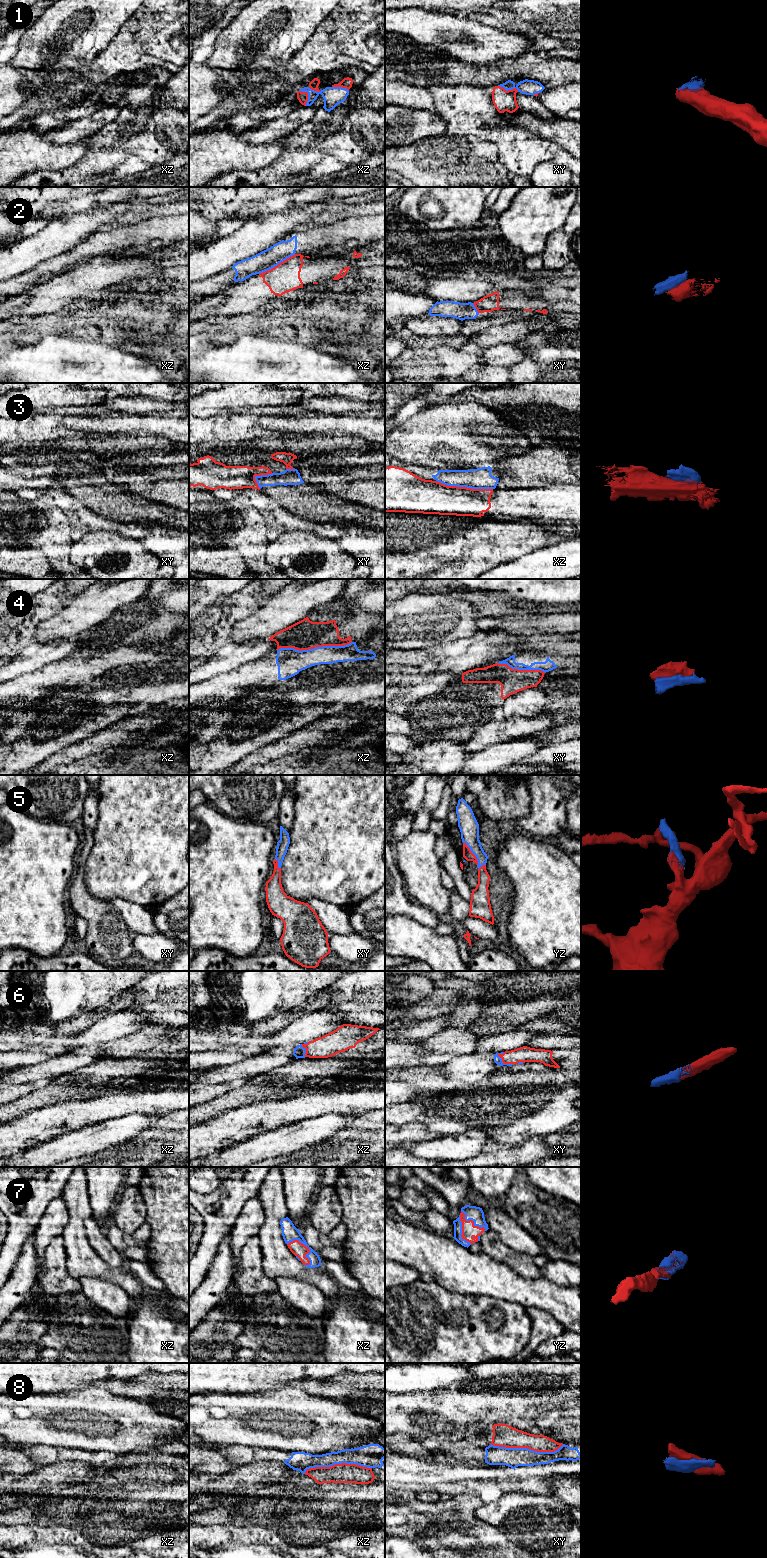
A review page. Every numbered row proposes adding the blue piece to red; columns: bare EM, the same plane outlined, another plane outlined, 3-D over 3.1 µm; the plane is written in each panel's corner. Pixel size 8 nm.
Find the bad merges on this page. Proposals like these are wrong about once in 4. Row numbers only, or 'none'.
2, 3, 4, 8

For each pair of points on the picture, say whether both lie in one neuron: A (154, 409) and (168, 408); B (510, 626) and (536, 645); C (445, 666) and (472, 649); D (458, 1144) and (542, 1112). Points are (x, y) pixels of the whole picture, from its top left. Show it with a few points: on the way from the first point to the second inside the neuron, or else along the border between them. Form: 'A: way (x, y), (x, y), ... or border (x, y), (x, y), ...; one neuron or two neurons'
A: way (157, 408), (165, 408); one neuron
B: border (551, 634), (531, 635), (528, 637); two neurons
C: way (452, 664), (459, 662), (465, 656); one neuron
D: border (461, 1133), (471, 1129), (480, 1129), (493, 1142); two neurons

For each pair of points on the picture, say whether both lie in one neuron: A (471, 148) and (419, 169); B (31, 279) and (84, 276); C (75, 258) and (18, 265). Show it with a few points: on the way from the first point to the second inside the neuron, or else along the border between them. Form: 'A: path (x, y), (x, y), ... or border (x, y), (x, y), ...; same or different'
A: path (458, 156), (449, 156), (436, 169), (432, 169); same
B: border (40, 282), (33, 285); different
C: border (62, 253), (45, 259), (20, 274); different

